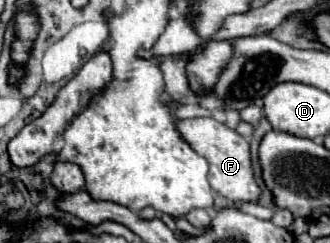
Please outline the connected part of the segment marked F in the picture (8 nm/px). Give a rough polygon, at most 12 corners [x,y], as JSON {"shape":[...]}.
{"shape":[[211,119],[177,121],[209,161],[211,187],[257,201],[249,141]]}

